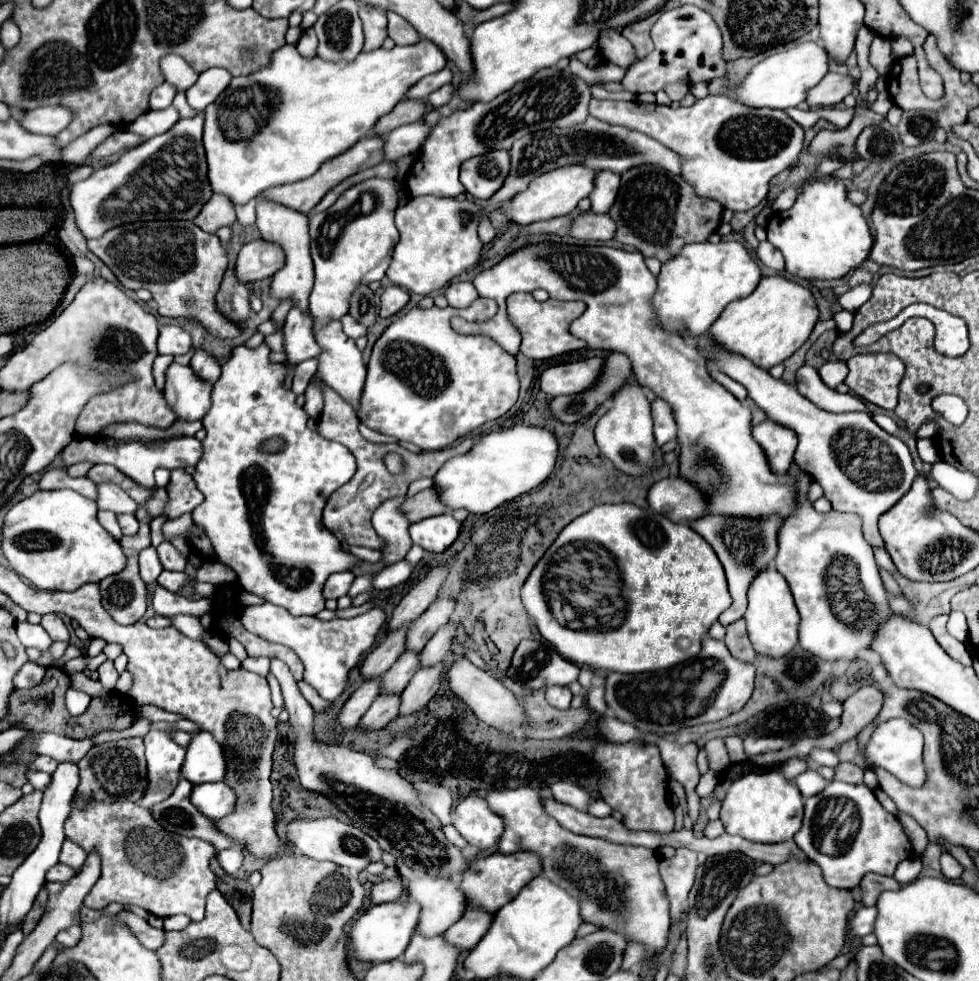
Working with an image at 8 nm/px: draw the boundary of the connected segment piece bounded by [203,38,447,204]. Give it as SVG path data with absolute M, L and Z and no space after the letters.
M421 38L411 46L361 52L353 62L327 62L319 56L305 60L297 52L295 44L281 46L277 52L273 52L269 66L259 68L249 76L233 78L227 90L205 108L203 144L207 150L209 182L213 192L225 194L233 200L233 204L247 204L251 198L271 186L313 176L325 160L339 156L355 142L365 138L377 120L389 114L405 98L405 92L417 84L417 80L443 70L445 64L447 58L441 48L427 38Z

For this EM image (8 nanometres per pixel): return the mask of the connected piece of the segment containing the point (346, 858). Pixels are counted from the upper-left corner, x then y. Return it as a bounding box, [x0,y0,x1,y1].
[287,818,383,870]

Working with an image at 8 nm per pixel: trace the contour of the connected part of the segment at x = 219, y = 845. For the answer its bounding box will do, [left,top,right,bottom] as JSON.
[153,778,233,852]

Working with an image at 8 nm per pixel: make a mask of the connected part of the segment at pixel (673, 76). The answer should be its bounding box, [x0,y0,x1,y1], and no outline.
[621,6,727,94]

